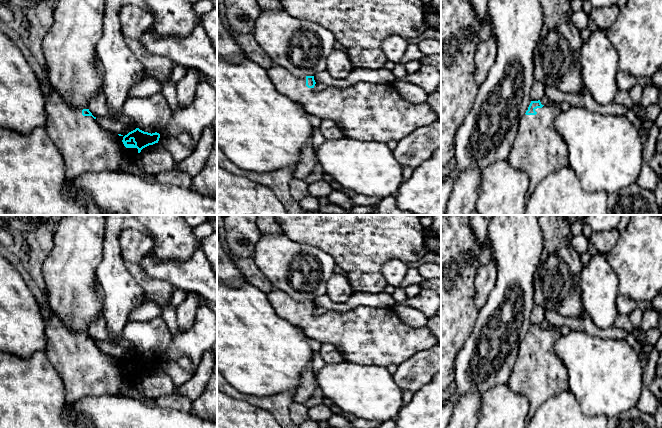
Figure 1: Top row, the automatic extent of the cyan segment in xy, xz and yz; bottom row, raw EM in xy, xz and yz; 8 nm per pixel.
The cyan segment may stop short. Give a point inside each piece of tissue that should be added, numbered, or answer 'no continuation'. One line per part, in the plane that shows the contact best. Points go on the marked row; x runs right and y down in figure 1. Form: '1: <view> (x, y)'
1: xy (85, 146)

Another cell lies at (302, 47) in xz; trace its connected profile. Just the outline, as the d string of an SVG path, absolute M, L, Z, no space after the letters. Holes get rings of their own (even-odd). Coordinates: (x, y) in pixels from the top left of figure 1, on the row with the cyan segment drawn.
M285 10L262 11L255 22L253 35L270 56L273 65L286 68L296 76L315 76L327 69L327 59L334 51L335 37L318 24L300 20Z

